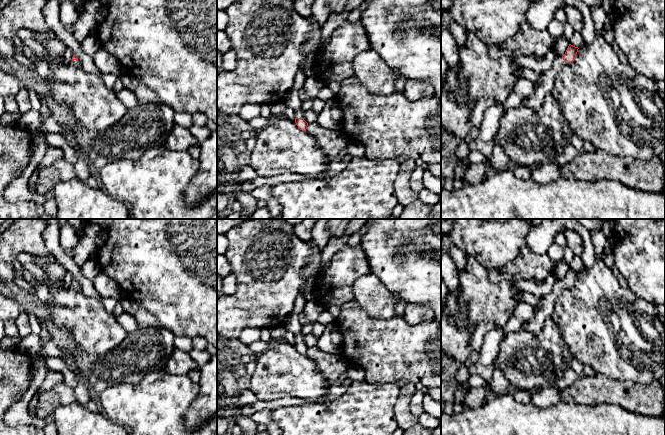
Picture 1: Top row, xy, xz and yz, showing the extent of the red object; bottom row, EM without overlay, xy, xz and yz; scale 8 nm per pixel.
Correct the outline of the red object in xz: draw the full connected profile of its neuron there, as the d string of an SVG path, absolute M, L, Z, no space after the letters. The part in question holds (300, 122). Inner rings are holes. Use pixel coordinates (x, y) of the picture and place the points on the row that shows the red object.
M302 107L295 110L295 123L300 130L306 131L308 123L303 118L303 111Z

